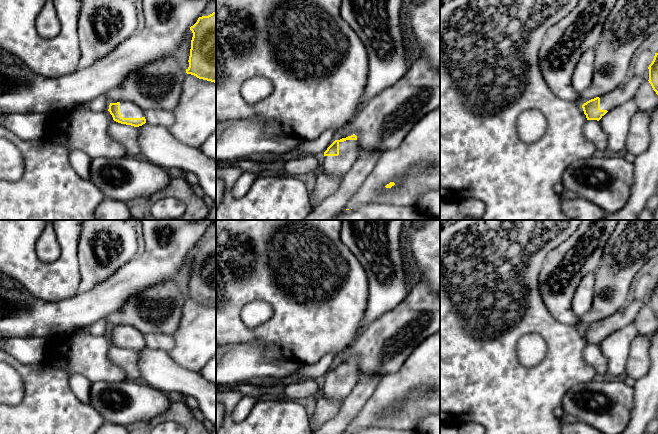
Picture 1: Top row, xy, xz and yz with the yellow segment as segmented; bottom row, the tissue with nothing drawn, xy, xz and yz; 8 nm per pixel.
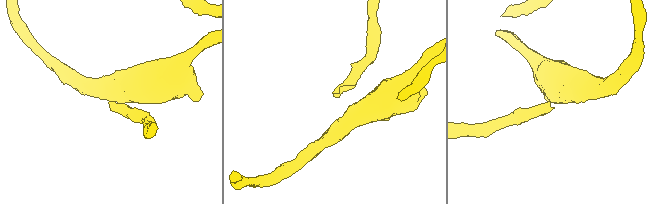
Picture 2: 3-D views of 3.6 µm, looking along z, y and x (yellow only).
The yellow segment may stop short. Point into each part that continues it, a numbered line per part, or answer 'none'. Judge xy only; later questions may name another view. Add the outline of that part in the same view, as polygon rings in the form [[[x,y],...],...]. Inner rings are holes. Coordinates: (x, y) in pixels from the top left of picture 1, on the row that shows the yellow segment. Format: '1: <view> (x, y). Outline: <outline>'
1: xy (127, 109). Outline: [[[128,101],[120,102],[120,113],[123,118],[142,118],[144,110],[134,103]]]

